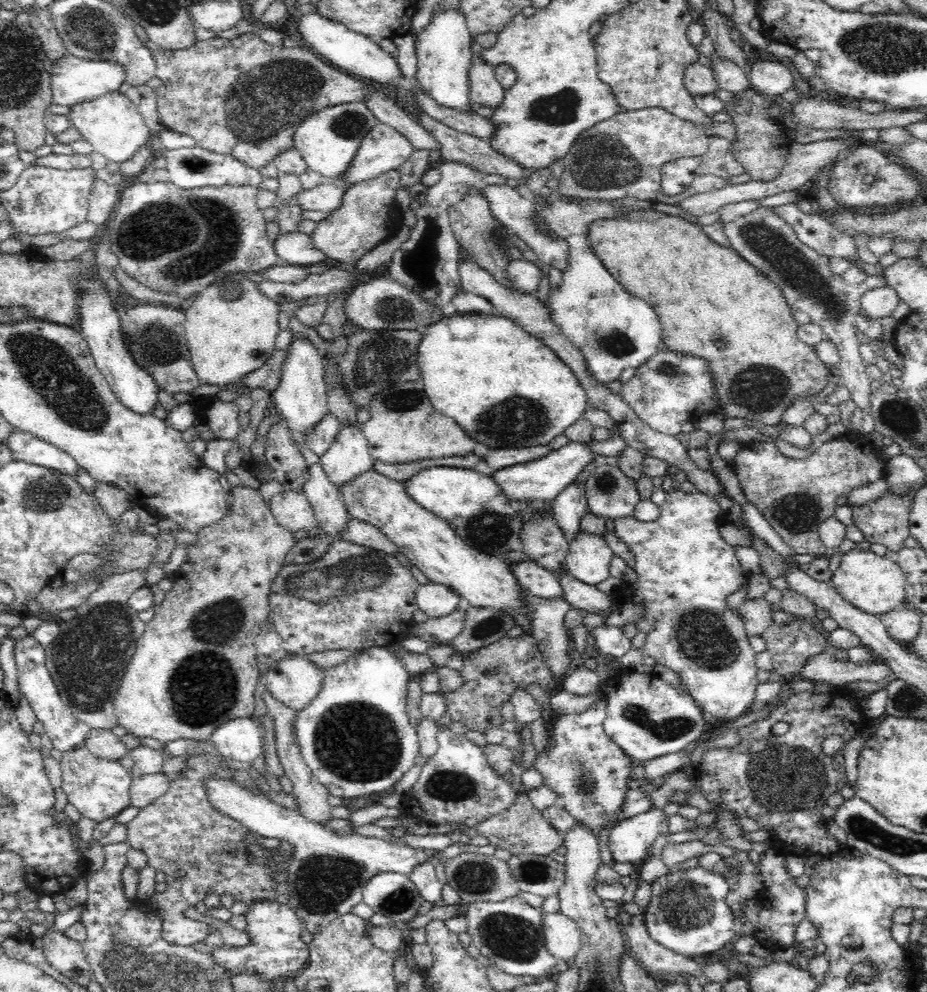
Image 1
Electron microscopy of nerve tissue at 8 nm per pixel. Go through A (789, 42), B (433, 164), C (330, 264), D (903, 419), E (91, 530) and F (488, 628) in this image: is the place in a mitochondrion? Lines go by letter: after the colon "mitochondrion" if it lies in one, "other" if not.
A: other
B: other
C: other
D: mitochondrion
E: other
F: mitochondrion

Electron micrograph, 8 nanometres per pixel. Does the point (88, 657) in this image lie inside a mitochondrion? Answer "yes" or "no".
yes

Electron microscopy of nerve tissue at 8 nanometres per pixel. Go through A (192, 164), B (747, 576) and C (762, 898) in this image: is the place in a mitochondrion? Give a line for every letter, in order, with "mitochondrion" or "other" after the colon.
A: mitochondrion
B: other
C: other

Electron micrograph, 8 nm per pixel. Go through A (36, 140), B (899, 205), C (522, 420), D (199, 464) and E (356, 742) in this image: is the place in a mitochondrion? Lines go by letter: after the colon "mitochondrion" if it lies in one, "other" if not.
A: other
B: other
C: mitochondrion
D: other
E: mitochondrion

